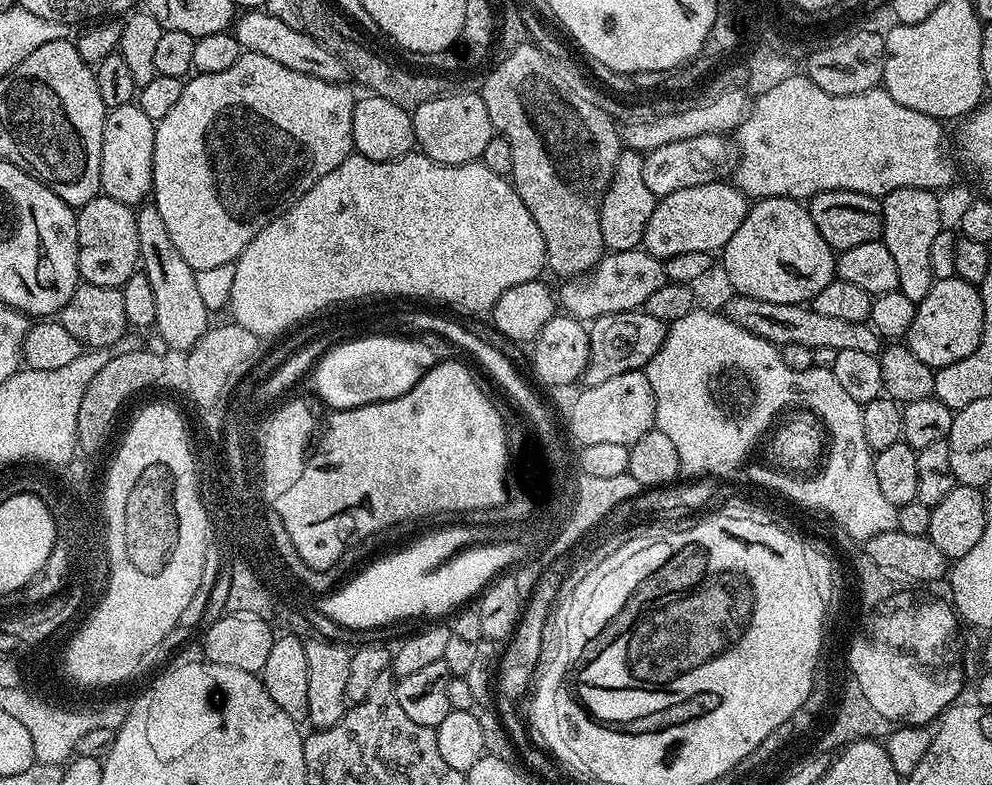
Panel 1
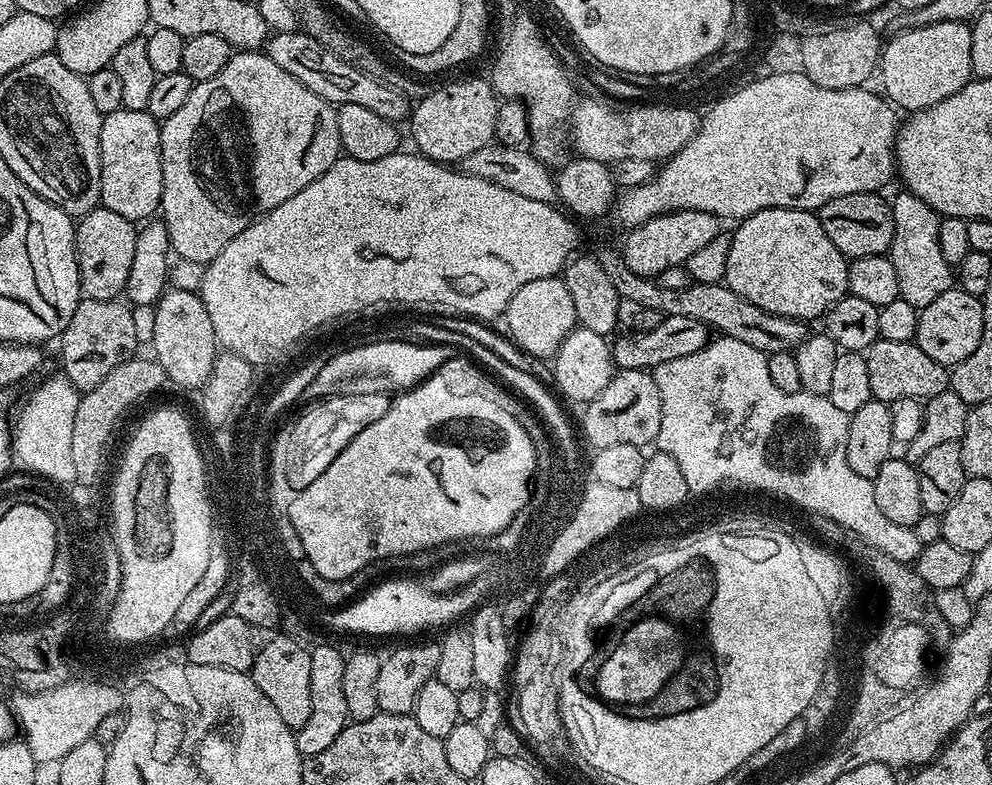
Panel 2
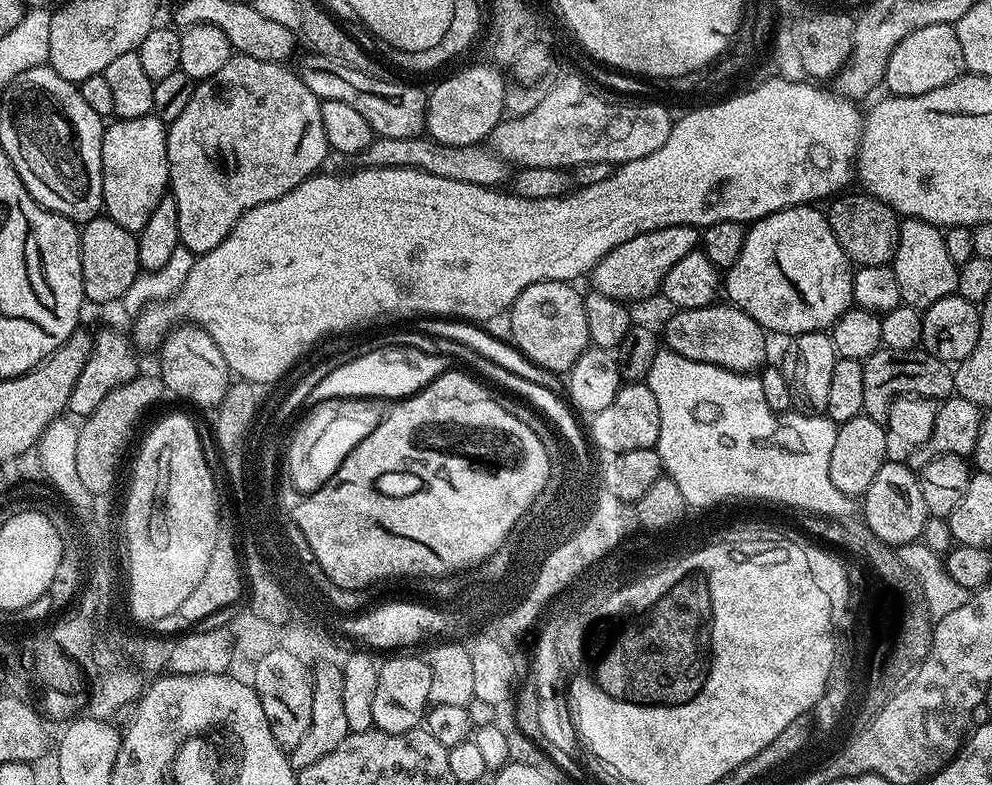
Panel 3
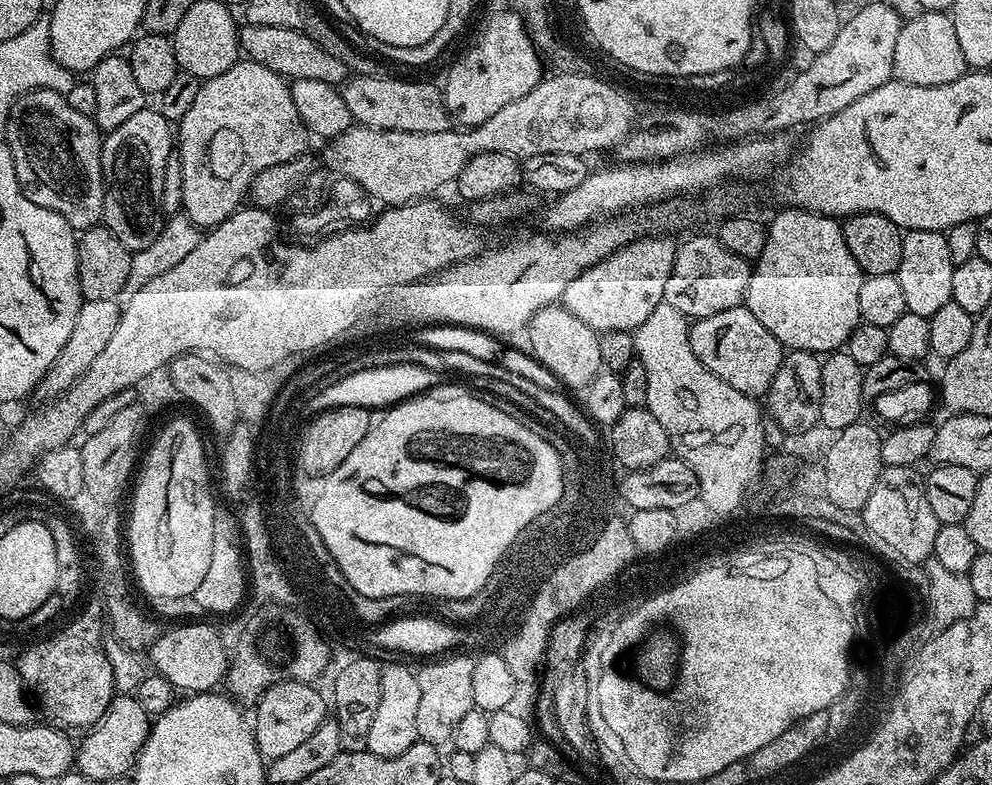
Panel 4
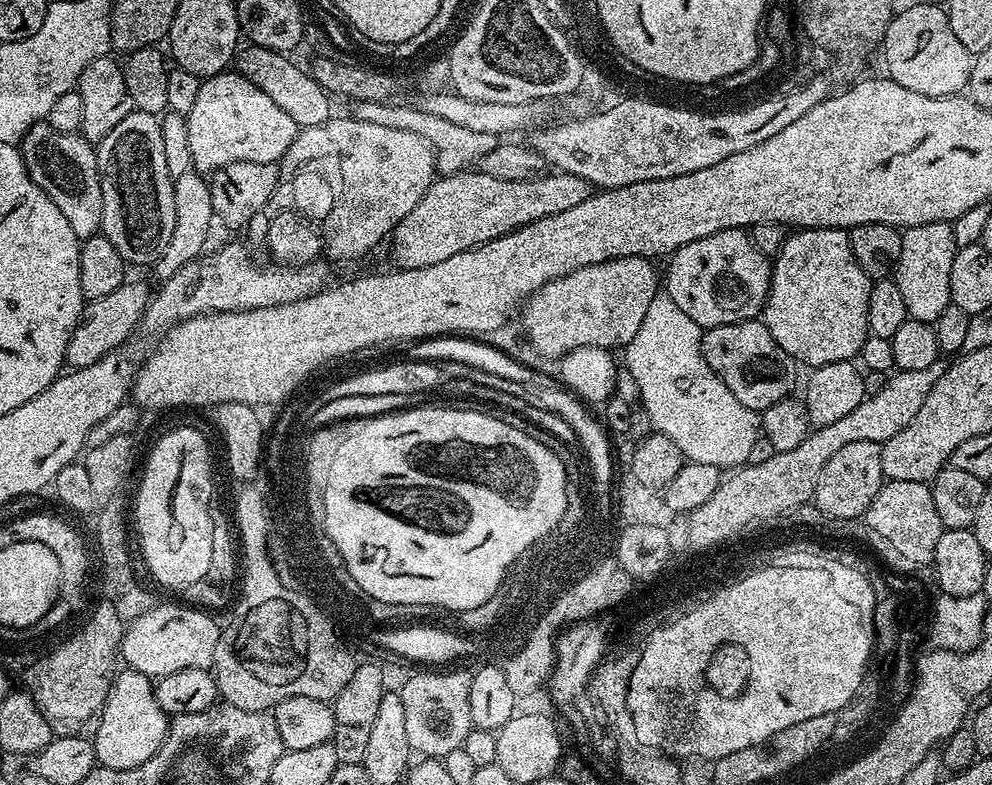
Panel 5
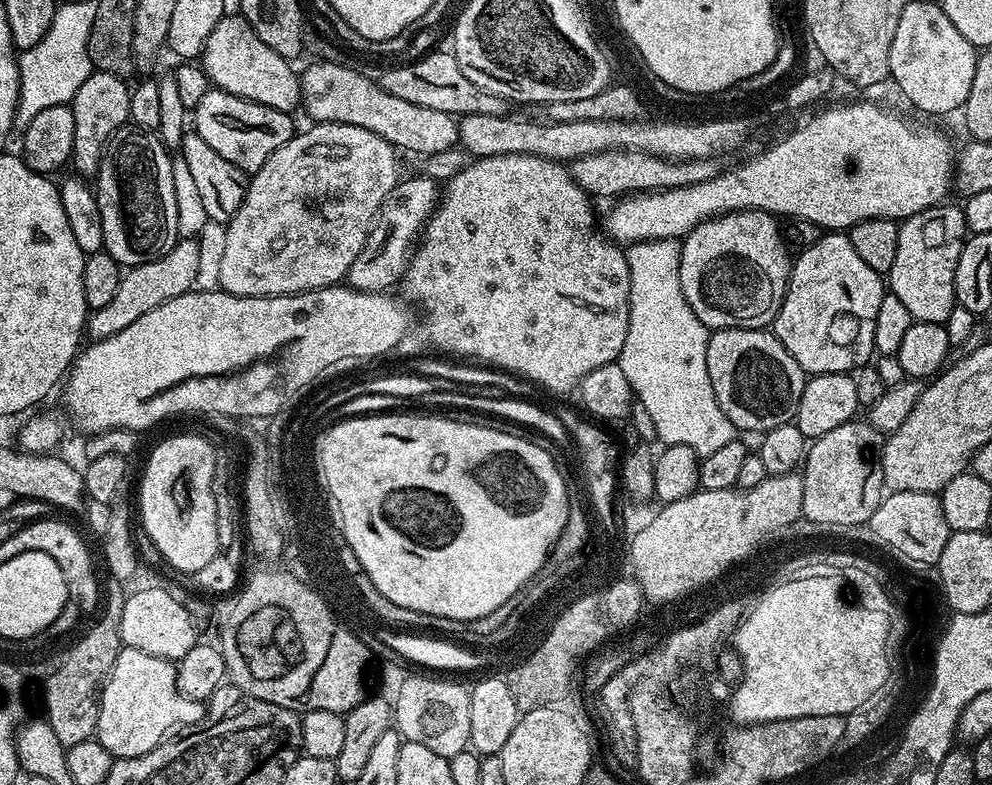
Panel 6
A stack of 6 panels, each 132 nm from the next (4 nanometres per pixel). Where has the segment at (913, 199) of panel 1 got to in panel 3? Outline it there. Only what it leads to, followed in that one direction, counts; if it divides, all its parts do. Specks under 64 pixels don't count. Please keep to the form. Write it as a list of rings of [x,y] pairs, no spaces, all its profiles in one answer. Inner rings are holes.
[[[901,219],[898,250],[892,259],[894,278],[898,278],[898,290],[903,303],[921,310],[934,306],[938,298],[953,295],[958,286],[958,266],[946,251],[944,232],[937,225],[921,220]]]

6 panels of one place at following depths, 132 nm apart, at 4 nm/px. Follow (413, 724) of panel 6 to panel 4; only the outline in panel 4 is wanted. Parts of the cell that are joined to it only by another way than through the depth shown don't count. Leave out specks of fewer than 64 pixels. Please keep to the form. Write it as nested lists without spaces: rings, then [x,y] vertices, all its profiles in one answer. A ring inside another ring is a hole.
[[[469,656],[436,658],[433,664],[415,669],[421,697],[418,703],[417,734],[425,744],[447,745],[452,739],[458,722],[472,707],[474,698],[474,659]],[[448,659],[449,660],[444,660]]]

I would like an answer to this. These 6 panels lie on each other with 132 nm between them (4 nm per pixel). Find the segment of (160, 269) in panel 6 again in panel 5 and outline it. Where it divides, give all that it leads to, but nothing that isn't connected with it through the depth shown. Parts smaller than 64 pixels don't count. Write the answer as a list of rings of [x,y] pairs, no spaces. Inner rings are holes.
[[[125,282],[122,286],[118,286],[118,290],[91,301],[70,334],[70,342],[66,346],[64,355],[65,361],[72,368],[85,368],[98,362],[102,357],[115,353],[119,349],[116,347],[135,330],[140,315],[142,317],[145,315],[149,303],[150,288],[148,292],[146,285],[132,284],[132,282]]]

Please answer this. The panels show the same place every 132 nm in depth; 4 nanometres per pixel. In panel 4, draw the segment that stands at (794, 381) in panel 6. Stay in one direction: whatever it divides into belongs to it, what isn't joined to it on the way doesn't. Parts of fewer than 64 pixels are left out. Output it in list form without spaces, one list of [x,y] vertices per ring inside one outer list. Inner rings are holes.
[[[747,306],[731,308],[715,312],[709,316],[701,316],[691,321],[688,329],[690,346],[706,366],[708,372],[713,372],[722,382],[734,386],[744,396],[763,397],[774,382],[774,374],[778,374],[778,366],[784,361],[785,347],[750,314]]]

